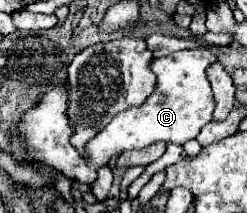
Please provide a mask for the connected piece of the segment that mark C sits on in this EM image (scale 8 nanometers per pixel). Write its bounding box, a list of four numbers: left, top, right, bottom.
[17,49,215,185]

